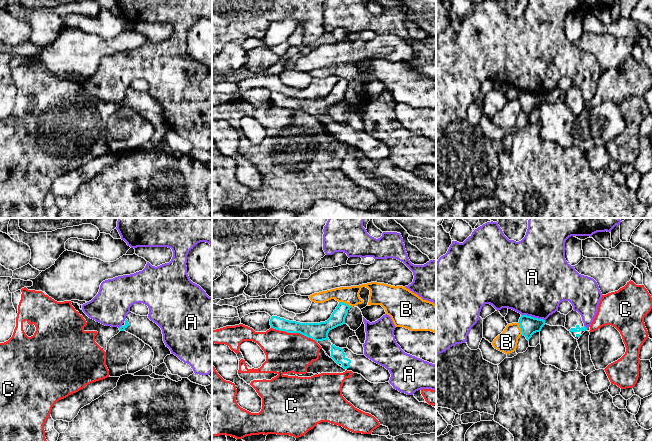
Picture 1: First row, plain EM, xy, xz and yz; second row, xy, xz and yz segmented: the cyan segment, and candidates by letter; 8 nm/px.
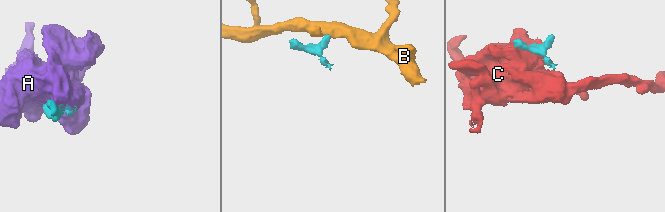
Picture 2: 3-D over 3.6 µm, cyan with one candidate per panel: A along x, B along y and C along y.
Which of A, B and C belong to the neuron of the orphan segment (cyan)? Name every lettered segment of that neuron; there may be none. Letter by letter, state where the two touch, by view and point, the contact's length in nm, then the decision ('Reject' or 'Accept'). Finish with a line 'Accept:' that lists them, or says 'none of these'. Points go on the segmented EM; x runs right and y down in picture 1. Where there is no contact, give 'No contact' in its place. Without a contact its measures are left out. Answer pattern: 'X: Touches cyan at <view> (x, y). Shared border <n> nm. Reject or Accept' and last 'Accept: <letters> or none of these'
A: Touches cyan at yz (533, 317). Shared border 200 nm. Reject
B: Touches cyan at xz (345, 303). Shared border 110 nm. Reject
C: Touches cyan at xz (294, 332). Shared border 380 nm. Reject
Accept: none of these

